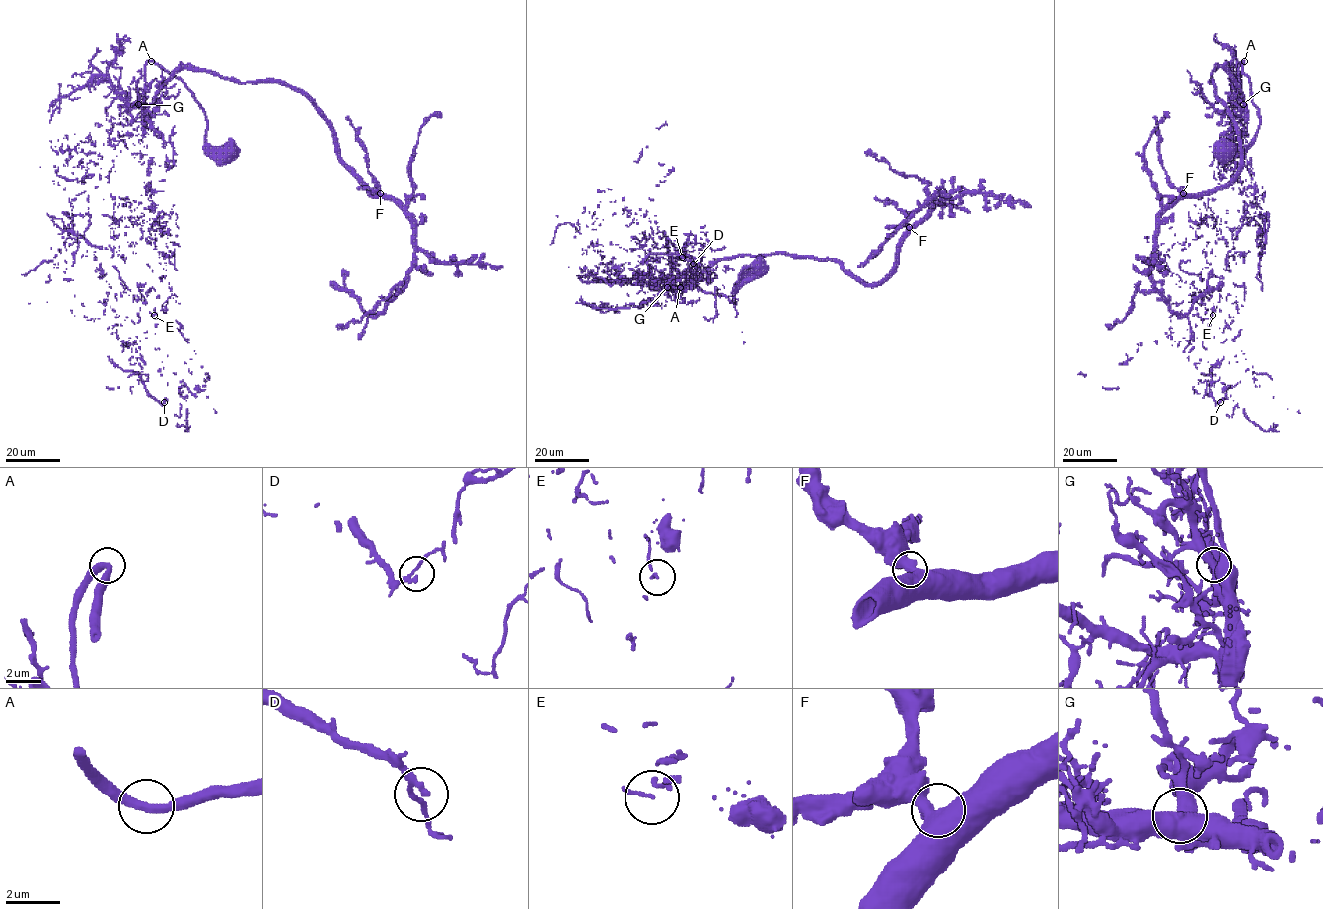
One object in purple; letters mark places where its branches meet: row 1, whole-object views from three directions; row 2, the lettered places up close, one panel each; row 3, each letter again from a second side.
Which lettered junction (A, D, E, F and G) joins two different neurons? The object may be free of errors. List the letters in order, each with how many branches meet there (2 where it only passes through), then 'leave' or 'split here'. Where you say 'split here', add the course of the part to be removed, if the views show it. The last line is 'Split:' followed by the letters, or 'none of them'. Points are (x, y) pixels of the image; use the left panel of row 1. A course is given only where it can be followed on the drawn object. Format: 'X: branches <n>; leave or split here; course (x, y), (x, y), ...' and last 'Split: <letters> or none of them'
A: branches 2; leave
D: branches 2; leave
E: branches 2; leave
F: branches 2; leave
G: branches 2; leave
Split: none of them

